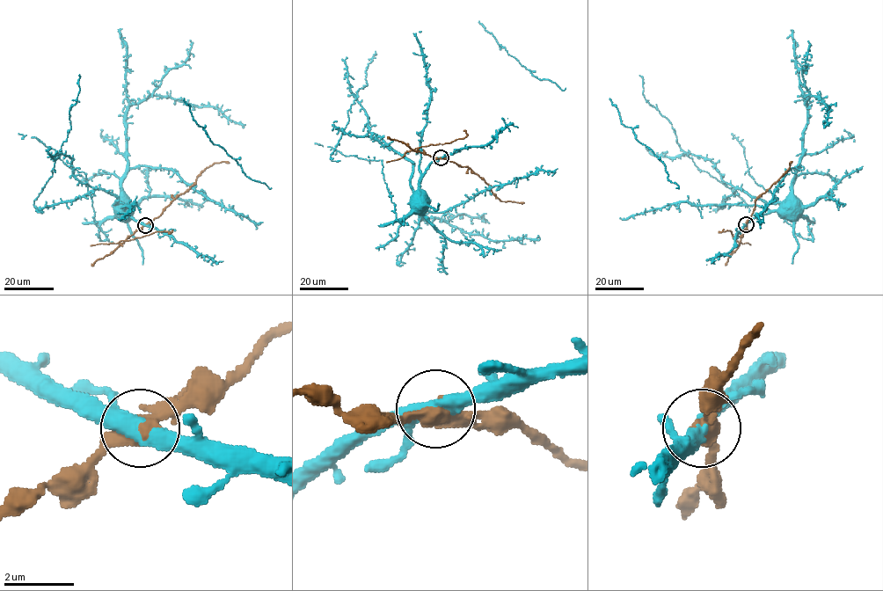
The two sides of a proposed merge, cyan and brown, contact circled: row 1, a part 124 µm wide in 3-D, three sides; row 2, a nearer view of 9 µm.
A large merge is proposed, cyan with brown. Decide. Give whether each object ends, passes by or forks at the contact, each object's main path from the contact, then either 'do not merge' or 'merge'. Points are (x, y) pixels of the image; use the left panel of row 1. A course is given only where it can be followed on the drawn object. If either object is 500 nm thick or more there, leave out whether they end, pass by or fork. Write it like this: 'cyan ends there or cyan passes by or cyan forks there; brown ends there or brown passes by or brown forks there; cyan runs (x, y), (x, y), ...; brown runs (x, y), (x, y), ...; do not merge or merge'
cyan forks there; brown passes by; cyan runs (145, 225), (124, 212), (124, 200); brown runs (145, 225), (186, 192), (207, 168), (215, 163), (229, 163); do not merge

